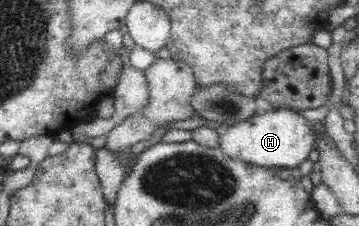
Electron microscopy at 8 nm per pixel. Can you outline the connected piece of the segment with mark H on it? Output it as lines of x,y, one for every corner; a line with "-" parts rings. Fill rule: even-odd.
288,108
267,111
264,115
256,114
245,122
230,126
226,131
220,133
219,145
221,151
228,158
264,169
271,169
272,167
287,169
298,168
301,163
309,159
310,152
315,149
314,133
310,122
299,114
299,112

